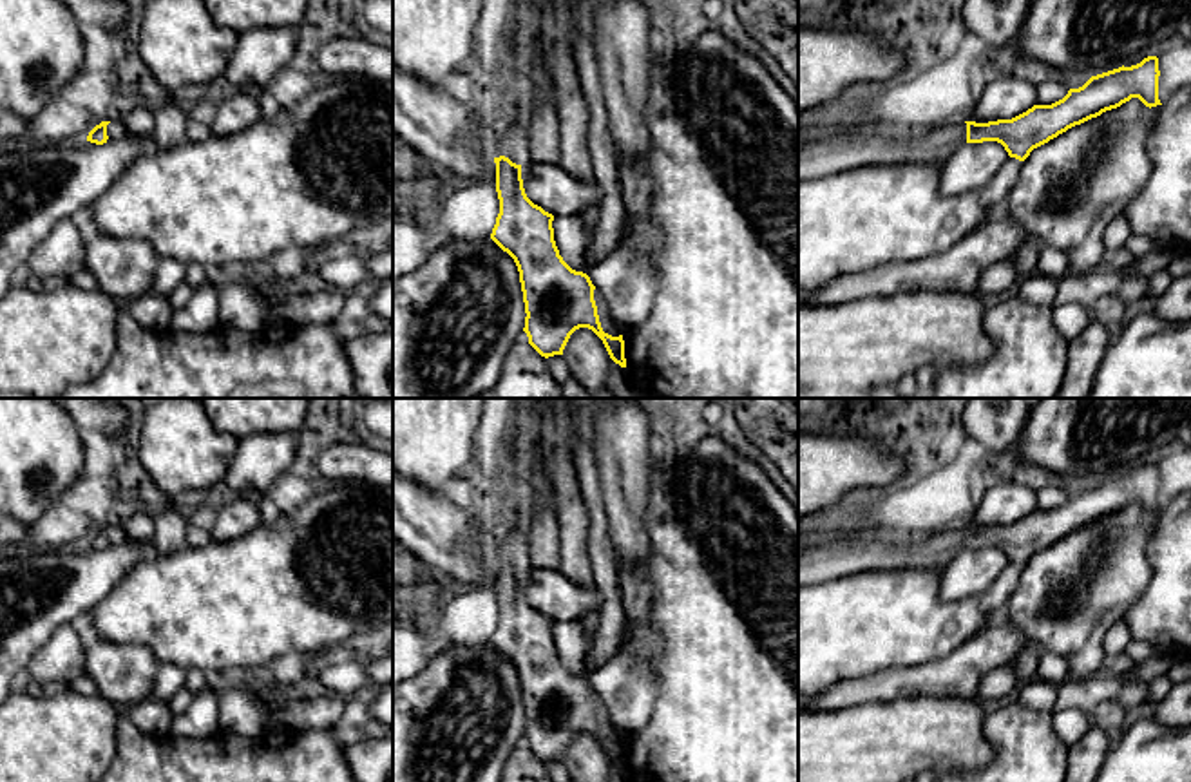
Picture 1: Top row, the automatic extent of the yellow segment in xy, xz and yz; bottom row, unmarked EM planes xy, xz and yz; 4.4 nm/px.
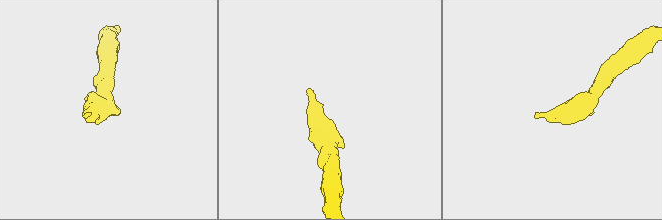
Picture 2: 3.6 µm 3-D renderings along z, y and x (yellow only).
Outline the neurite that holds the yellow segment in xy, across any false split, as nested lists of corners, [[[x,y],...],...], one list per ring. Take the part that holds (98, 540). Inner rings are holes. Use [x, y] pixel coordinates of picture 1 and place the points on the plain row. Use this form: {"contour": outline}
{"contour": [[[101,527],[100,530],[96,530],[89,541],[87,547],[96,548],[96,550],[103,550],[110,545],[114,545],[118,539],[118,532],[110,527]]]}

